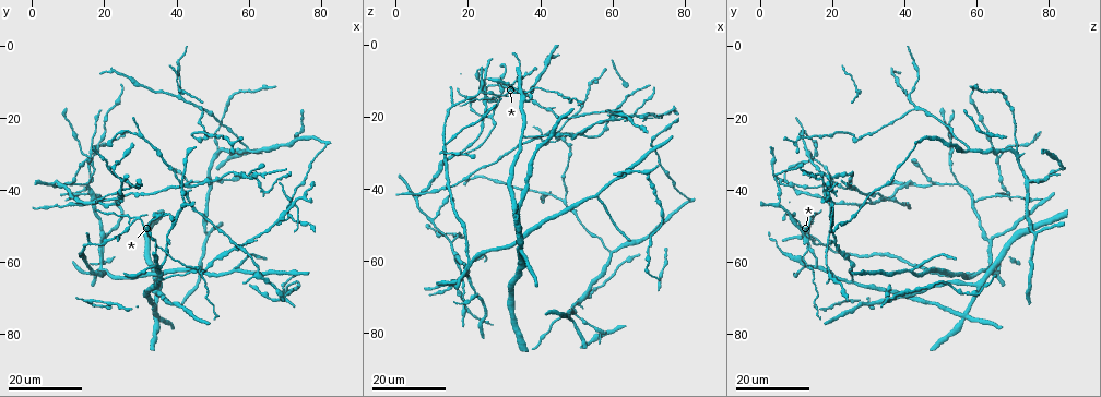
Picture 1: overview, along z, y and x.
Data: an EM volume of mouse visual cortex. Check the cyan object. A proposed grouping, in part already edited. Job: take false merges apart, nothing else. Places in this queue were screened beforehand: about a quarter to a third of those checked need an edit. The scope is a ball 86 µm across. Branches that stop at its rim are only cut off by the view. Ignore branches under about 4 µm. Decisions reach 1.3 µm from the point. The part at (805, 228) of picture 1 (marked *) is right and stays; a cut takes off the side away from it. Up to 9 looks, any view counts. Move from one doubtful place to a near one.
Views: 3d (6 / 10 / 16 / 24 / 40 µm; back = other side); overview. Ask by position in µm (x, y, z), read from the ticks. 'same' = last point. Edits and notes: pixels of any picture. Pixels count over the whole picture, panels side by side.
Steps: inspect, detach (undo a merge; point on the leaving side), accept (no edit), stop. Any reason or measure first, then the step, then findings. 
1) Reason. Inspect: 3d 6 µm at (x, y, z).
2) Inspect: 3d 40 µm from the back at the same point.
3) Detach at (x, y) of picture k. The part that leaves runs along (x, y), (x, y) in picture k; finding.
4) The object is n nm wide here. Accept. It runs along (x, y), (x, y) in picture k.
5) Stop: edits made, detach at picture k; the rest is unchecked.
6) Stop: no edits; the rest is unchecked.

Three-way junction. Inspect: 3d 24 µm at (37.0, 57.0, 12.5).

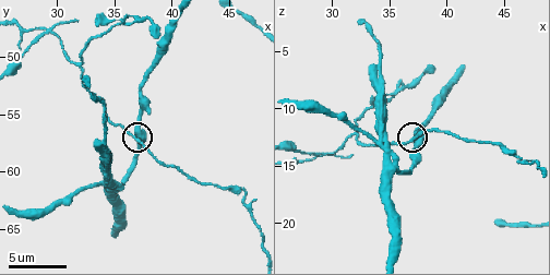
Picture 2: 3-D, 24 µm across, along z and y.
Closer look. Inspect: 3d 6 µm at (36.8, 56.8, 12.8).

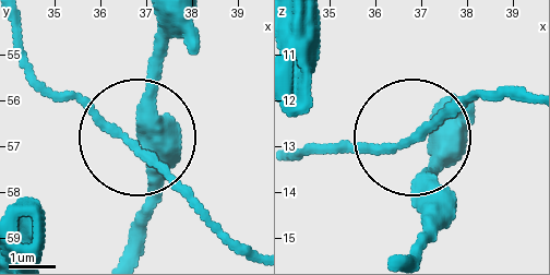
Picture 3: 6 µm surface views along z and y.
Accept. It runs along (21, 57), (134, 139), (212, 217) in picture 3; one neuron here.

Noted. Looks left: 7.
Small branch off a trunk. Inspect: 3d 16 µm at (72.0, 44.5, 20.5).

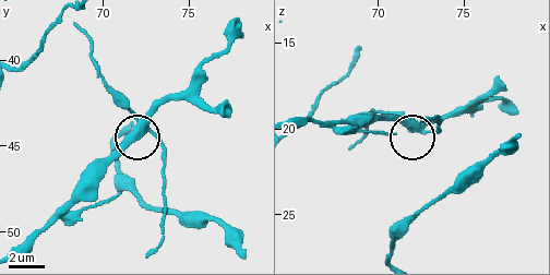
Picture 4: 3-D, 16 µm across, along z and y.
Closer look. Inspect: 3d 6 µm at (72.4, 44.0, 20.1).

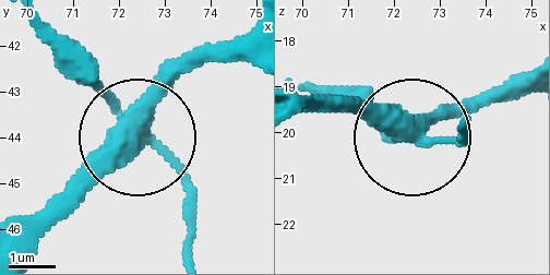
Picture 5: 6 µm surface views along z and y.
The side arm is 93 µm long. Detach at (95, 83) of picture 5. The part that leaves runs along (141, 127), (51, 21) in picture 5; a second neuron is stuck on.

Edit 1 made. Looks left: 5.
A fork. Inspect: 3d 16 µm at (47.0, 17.5, 43.0).

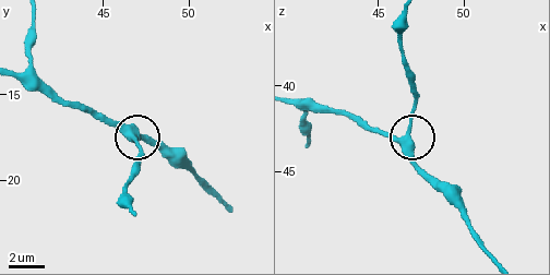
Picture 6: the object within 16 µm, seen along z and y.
Inspect: 3d 10 µm at (46.4, 17.1, 43.2).

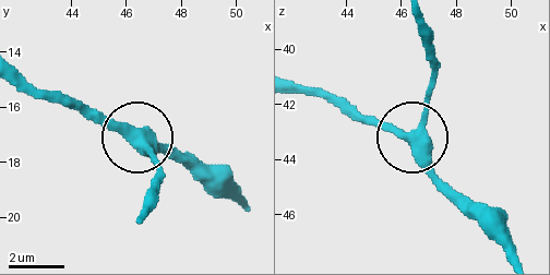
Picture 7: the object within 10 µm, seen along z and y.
Accept. It runs along (512, 251), (411, 141), (353, 112) in picture 7; one neuron here.

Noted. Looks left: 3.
Four or more arms meet. Inspect: 3d 16 µm at (28.6, 47.8, 14.2).

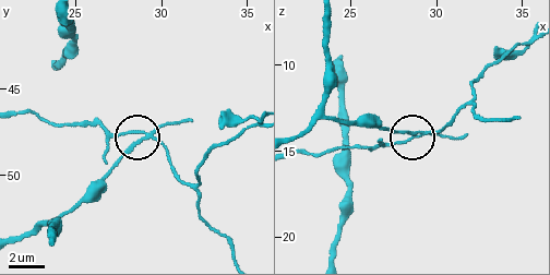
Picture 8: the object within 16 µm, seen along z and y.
The object is 170 nm wide here. Accept. Continuous, no second neuron.

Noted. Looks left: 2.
Stop: edits made, detach at picture 5; the rest is unchecked.

